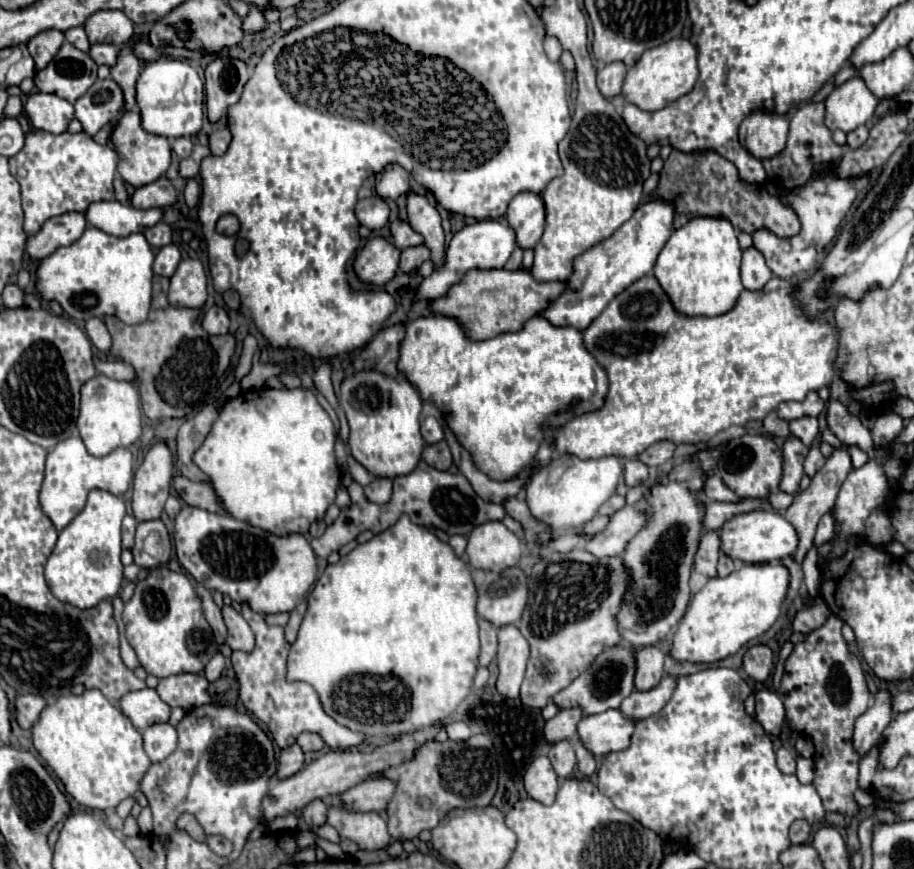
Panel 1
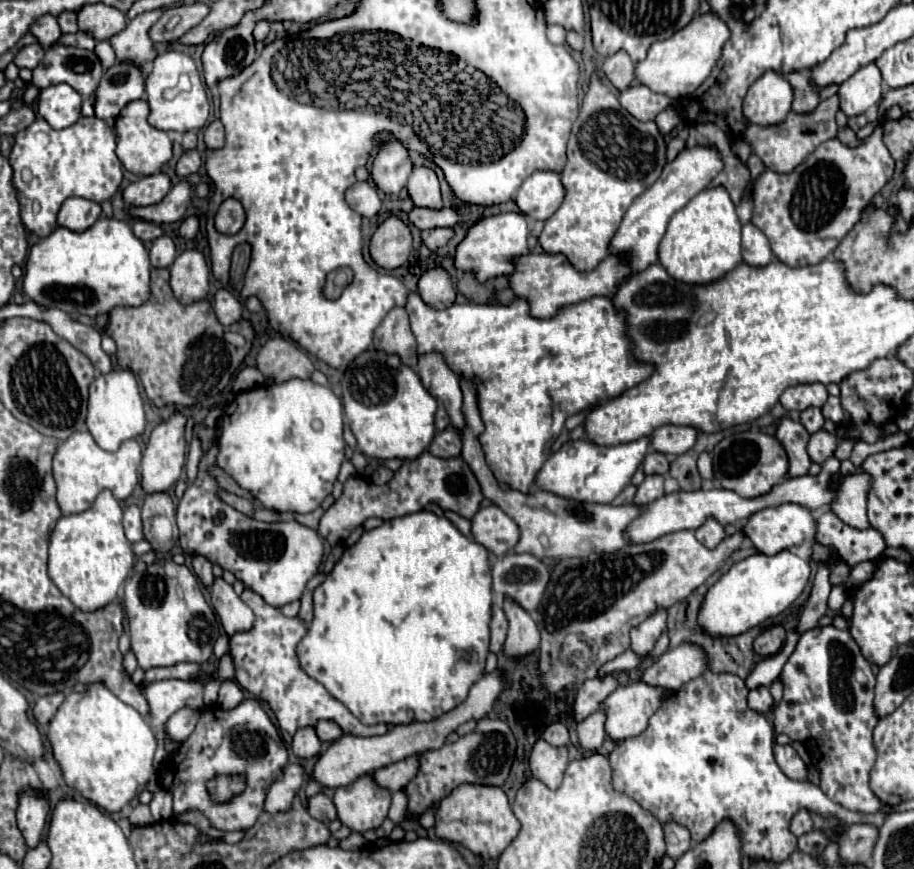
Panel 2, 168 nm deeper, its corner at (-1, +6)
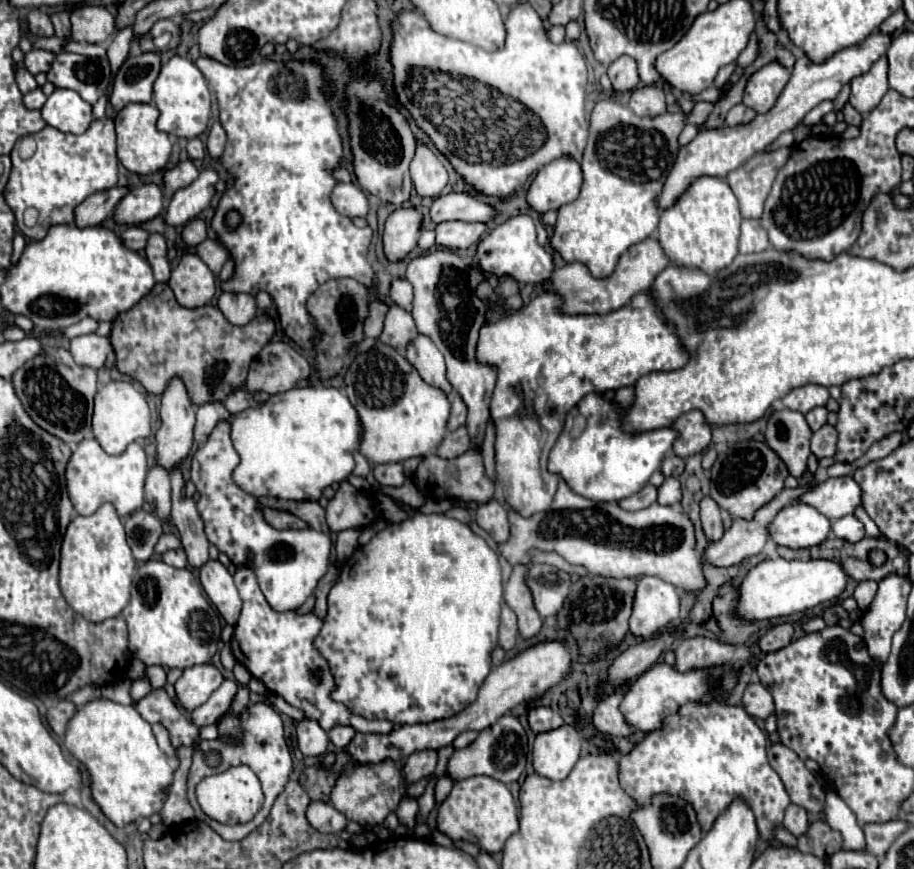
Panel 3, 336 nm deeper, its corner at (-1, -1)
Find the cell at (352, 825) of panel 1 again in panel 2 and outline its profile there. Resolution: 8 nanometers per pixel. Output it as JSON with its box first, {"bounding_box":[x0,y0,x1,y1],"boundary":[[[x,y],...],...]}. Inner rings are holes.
{"bounding_box":[333,774,391,832],"boundary":[[[363,774],[355,782],[335,790],[333,802],[339,820],[353,832],[367,832],[379,828],[391,804],[391,792],[377,786],[373,774]]]}

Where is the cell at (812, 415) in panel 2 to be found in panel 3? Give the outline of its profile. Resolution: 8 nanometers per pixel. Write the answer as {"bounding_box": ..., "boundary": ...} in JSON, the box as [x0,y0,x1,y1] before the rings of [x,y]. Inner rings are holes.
{"bounding_box":[805,407,827,431],"boundary":[[[821,407],[821,409],[811,409],[807,415],[805,415],[811,431],[817,431],[821,429],[825,423],[827,423],[827,409]]]}

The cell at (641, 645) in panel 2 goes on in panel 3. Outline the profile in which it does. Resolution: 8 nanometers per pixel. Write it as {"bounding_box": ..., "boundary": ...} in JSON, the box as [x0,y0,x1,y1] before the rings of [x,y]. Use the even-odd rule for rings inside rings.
{"bounding_box":[631,577,681,639],"boundary":[[[639,577],[631,615],[631,633],[639,639],[655,637],[665,631],[671,619],[679,615],[681,593],[675,585],[659,577]]]}

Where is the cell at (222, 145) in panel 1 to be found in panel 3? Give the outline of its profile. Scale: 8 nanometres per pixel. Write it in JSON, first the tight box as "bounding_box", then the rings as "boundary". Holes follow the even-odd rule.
{"bounding_box":[207,123,227,157],"boundary":[[[213,123],[211,131],[209,131],[209,137],[207,137],[207,151],[211,157],[221,157],[223,155],[223,149],[225,149],[225,143],[227,143],[227,135],[225,135],[225,129],[221,127],[221,123]]]}

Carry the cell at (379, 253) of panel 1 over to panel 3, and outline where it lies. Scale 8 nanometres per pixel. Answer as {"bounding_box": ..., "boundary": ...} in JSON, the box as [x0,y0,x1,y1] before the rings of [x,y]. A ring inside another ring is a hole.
{"bounding_box":[383,209,421,261],"boundary":[[[397,209],[387,217],[383,231],[383,251],[389,261],[405,259],[421,235],[421,213],[417,209]]]}

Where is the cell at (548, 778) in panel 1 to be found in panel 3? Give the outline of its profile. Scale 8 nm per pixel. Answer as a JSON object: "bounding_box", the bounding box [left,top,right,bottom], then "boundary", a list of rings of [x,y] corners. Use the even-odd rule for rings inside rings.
{"bounding_box":[533,725,581,781],"boundary":[[[563,725],[553,733],[539,733],[533,743],[533,769],[551,781],[563,781],[579,759],[581,737],[577,729]]]}

